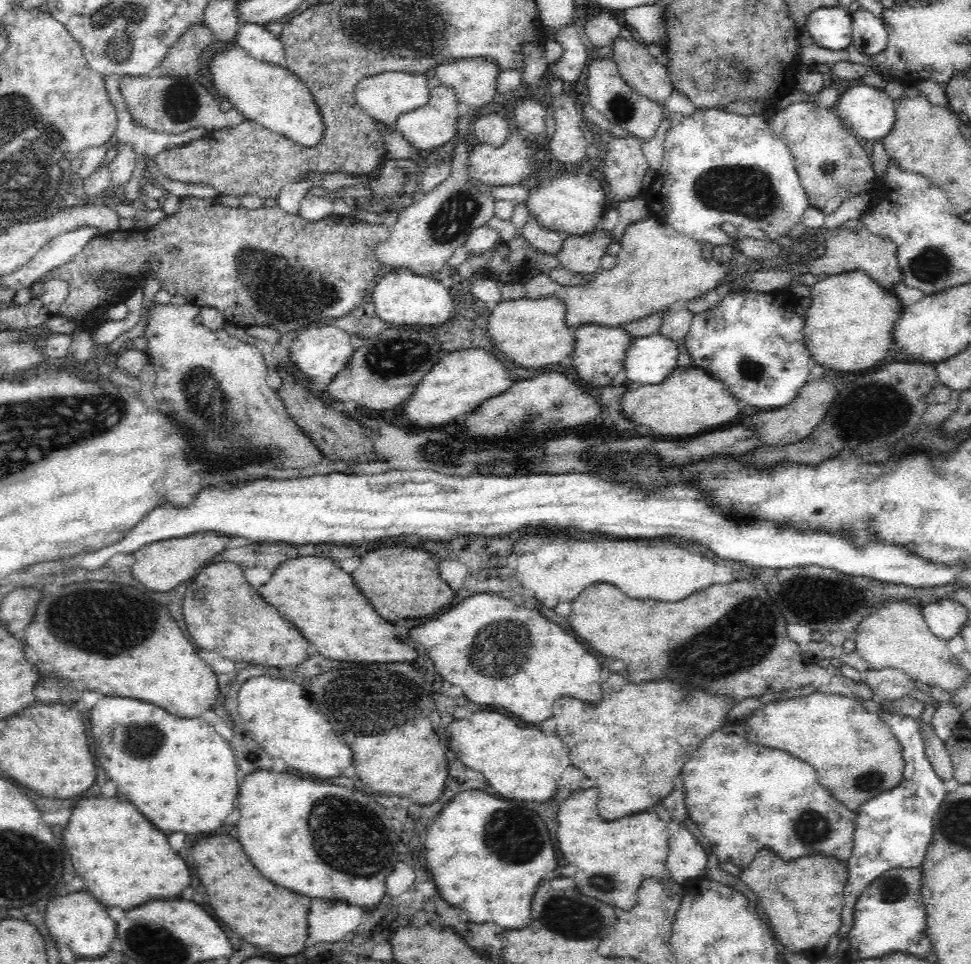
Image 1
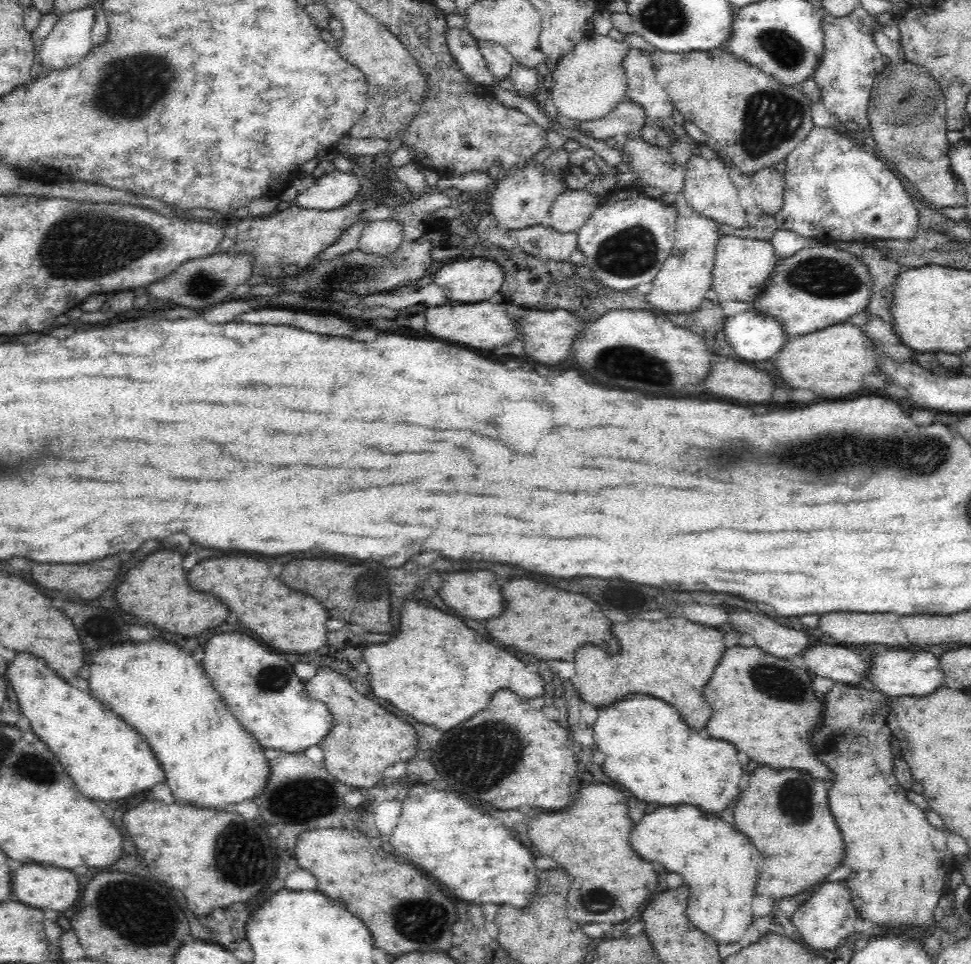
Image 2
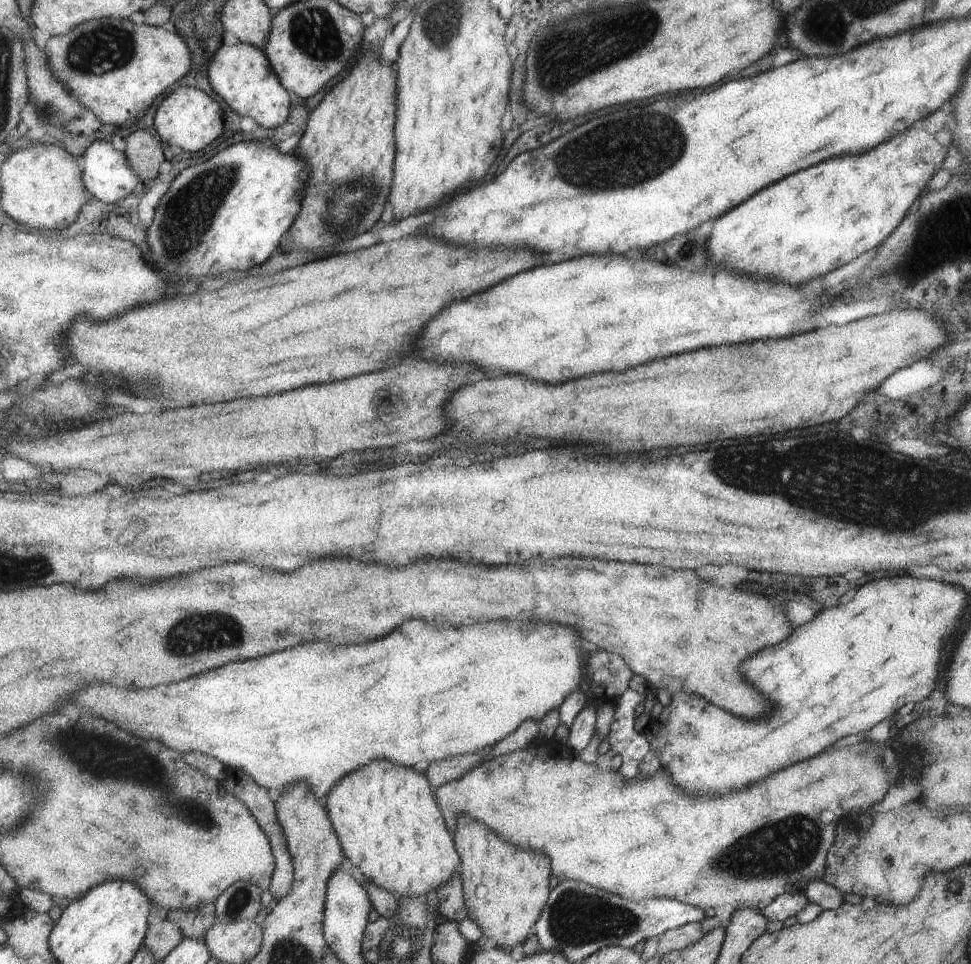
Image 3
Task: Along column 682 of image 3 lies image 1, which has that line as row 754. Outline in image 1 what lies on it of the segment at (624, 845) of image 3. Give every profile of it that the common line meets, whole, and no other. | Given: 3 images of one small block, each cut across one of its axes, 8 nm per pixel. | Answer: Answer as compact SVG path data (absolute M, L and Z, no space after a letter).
M814 692L810 696L776 700L754 710L746 722L750 742L782 750L812 764L820 784L846 808L858 812L864 802L896 788L904 778L902 746L888 722L868 712L860 700Z

